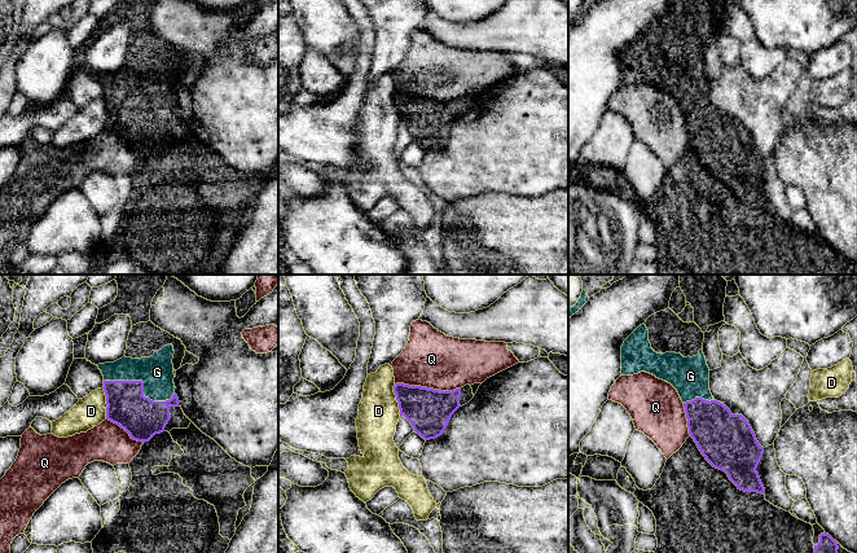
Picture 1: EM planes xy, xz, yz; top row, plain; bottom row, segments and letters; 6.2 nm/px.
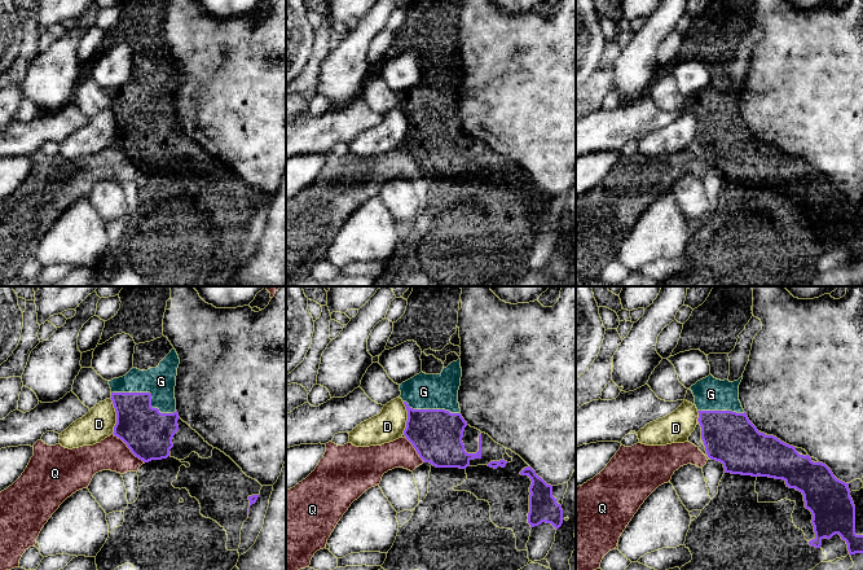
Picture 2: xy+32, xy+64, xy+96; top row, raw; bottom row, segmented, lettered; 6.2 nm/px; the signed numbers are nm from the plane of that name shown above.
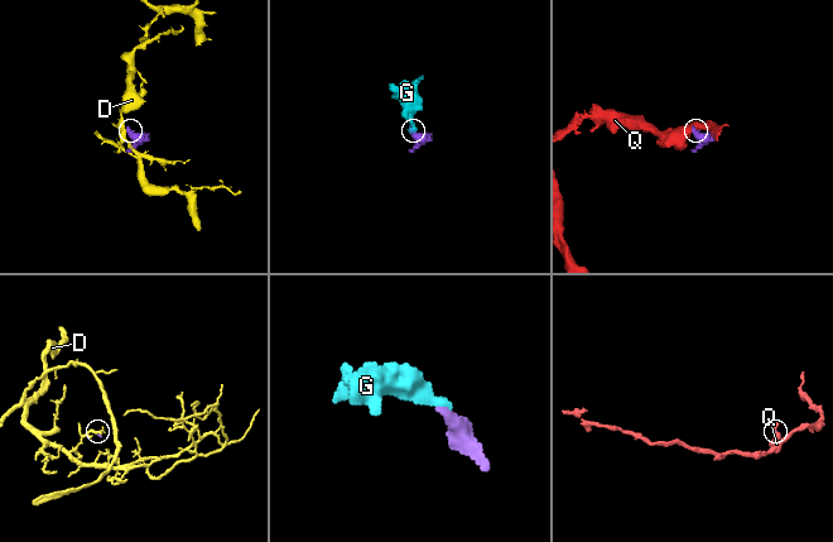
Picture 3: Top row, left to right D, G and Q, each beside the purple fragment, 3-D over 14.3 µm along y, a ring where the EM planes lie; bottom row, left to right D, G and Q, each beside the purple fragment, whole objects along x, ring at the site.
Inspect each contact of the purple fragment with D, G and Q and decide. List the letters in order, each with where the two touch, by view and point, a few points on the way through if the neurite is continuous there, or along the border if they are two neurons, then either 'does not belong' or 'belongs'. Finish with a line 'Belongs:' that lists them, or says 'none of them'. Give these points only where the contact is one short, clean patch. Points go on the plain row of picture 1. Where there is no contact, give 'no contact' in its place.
D: meets purple in xy at (106, 113); border along xy (102, 97), (106, 105), (106, 128); does not belong
G: meets purple in xy at (143, 95); belongs
Q: meets purple in xz at (426, 97); does not belong
Belongs: G

